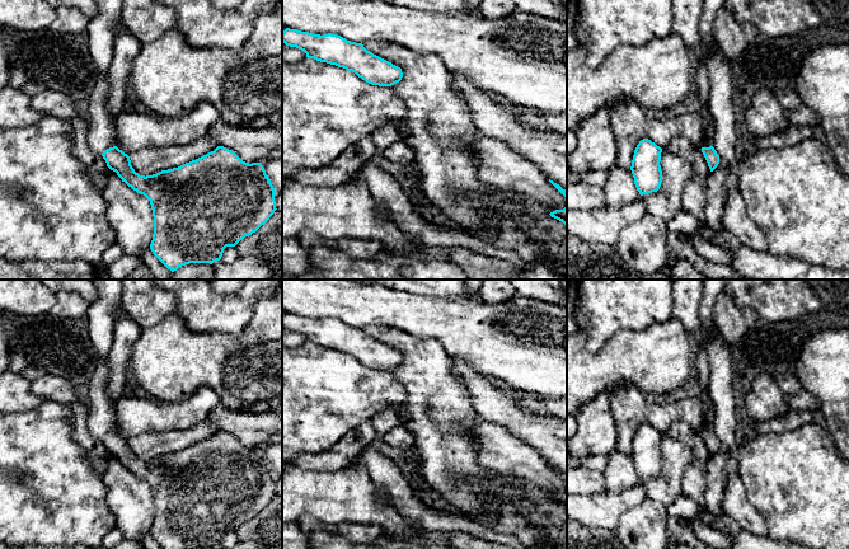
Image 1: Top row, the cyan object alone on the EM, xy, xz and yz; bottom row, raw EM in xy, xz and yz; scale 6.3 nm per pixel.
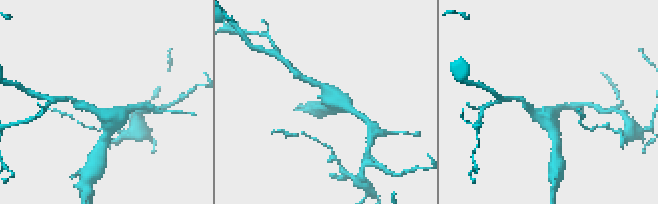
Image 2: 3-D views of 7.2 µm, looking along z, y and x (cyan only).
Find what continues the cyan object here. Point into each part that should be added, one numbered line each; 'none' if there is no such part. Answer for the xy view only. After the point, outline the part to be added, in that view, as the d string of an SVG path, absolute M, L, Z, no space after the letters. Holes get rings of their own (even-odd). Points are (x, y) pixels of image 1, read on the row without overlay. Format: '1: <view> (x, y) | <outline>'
1: xy (101, 314) | M93 280L98 299L90 302L85 314L92 343L98 353L98 362L89 388L88 428L97 438L113 432L116 404L107 396L109 376L108 356L113 344L116 325L114 310L121 305L121 280Z

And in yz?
1: yz (700, 359) | M700 344L695 346L694 367L696 369L699 386L700 386L699 398L702 399L705 407L705 423L702 432L709 432L713 430L713 422L714 422L714 407L710 400L709 390L708 390L710 367L709 367L707 351Z

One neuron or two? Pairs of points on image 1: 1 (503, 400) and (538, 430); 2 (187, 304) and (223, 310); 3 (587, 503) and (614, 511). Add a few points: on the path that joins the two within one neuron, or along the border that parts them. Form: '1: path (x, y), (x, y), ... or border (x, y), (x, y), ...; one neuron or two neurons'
1: path (512, 409), (529, 426); one neuron
2: path (196, 304), (205, 310), (214, 310); one neuron
3: path (594, 510), (608, 510); one neuron

